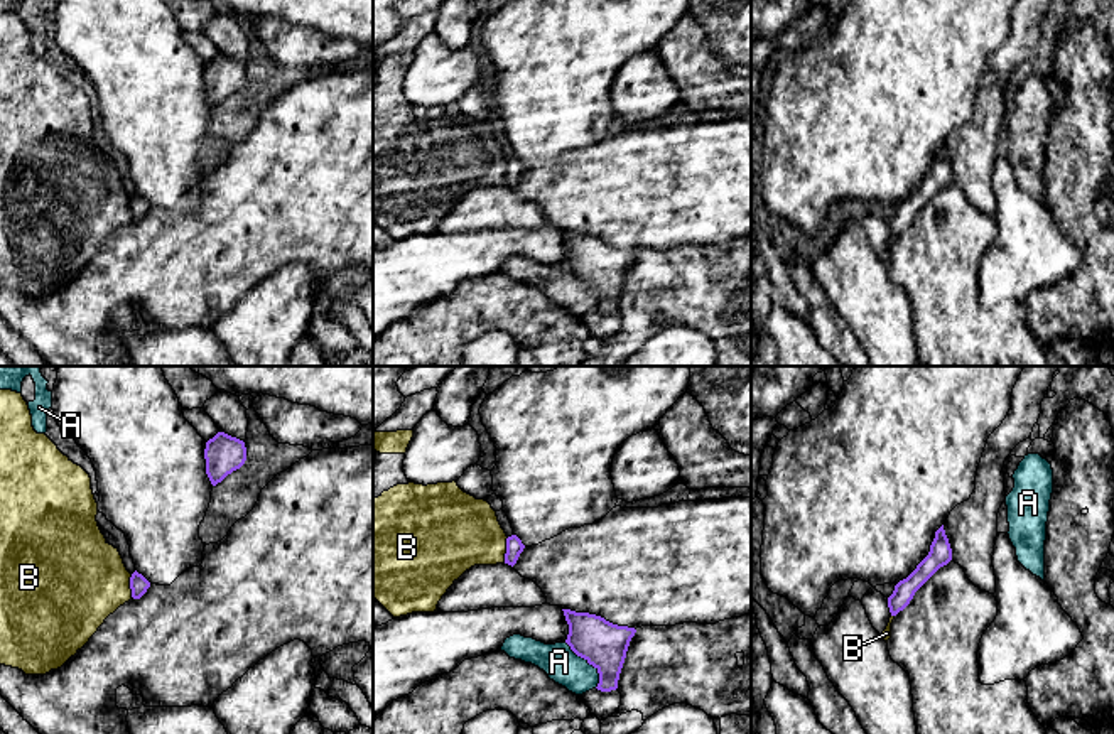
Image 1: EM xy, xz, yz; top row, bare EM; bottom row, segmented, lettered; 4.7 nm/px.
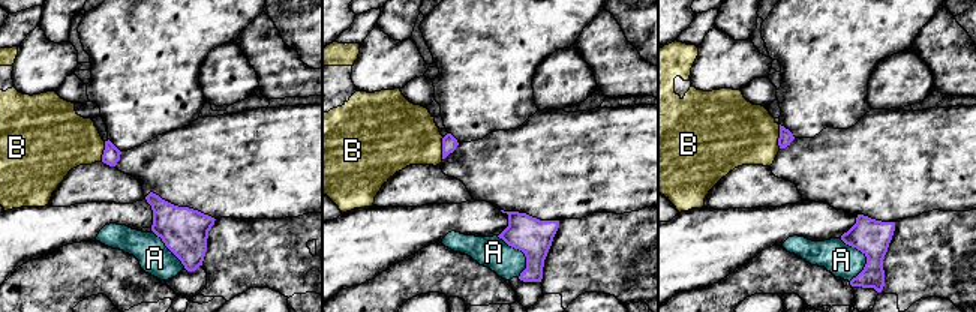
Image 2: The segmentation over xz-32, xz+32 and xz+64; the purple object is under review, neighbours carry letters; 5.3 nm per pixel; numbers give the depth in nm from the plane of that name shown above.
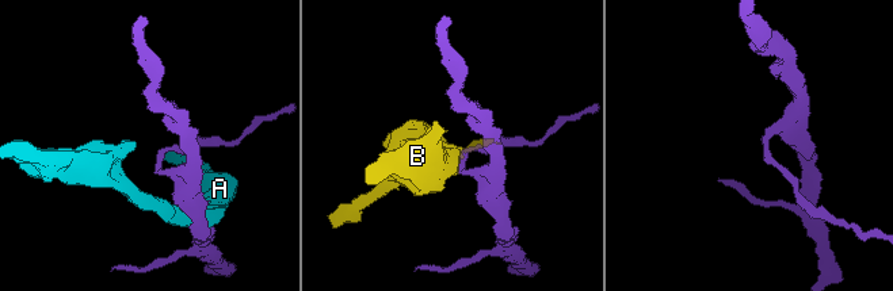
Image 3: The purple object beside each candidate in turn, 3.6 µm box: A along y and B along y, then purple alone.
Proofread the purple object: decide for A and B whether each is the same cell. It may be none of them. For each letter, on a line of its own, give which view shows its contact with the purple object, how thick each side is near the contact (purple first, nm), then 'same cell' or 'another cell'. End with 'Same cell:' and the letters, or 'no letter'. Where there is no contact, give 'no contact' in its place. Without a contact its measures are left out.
A: meets purple in xz; 220 nm thick on the purple side, 170 nm on the other; another cell
B: meets purple in xz; 80 nm thick on the purple side, 360 nm on the other; another cell
Same cell: no letter

